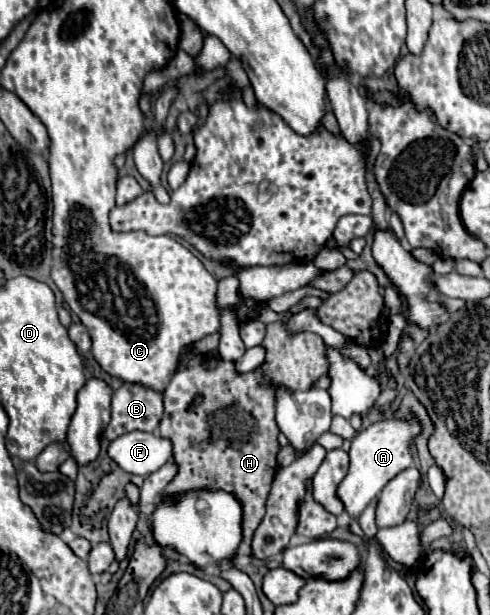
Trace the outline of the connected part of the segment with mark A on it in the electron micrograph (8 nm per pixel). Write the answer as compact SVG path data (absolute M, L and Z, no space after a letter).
M381 420L371 424L367 430L359 432L351 440L349 450L349 470L347 476L337 486L337 498L343 502L345 512L351 518L359 518L359 514L377 498L377 494L385 488L385 484L395 478L399 472L413 466L413 456L409 452L409 442L421 432L417 422L409 420Z

